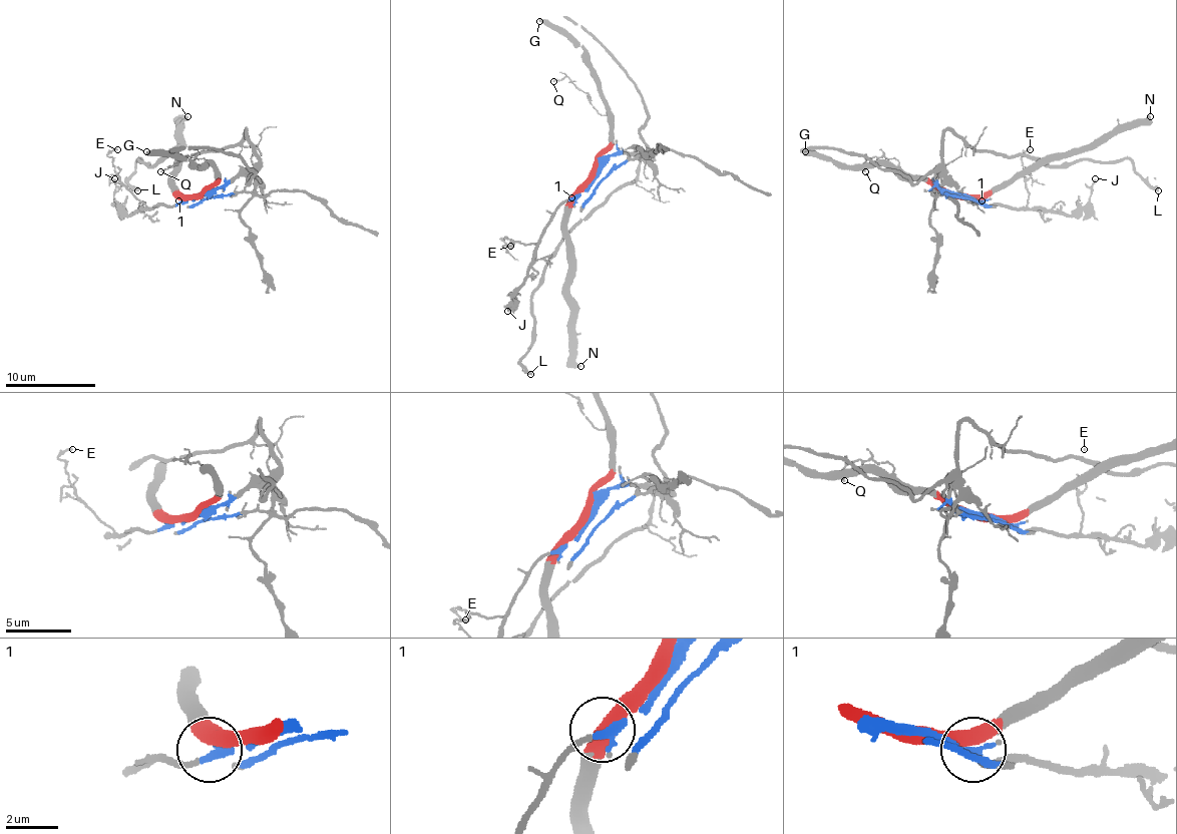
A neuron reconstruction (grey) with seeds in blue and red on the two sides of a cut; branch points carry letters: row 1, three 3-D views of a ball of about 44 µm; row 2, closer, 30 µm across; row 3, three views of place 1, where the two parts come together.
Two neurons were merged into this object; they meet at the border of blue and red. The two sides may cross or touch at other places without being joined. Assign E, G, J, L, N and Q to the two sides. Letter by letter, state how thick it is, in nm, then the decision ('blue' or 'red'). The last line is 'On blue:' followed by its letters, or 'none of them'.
E: 150 nm | blue
G: 440 nm | red
J: 110 nm | blue
L: 360 nm | blue
N: 400 nm | red
Q: 100 nm | red
On blue: E, J, L

